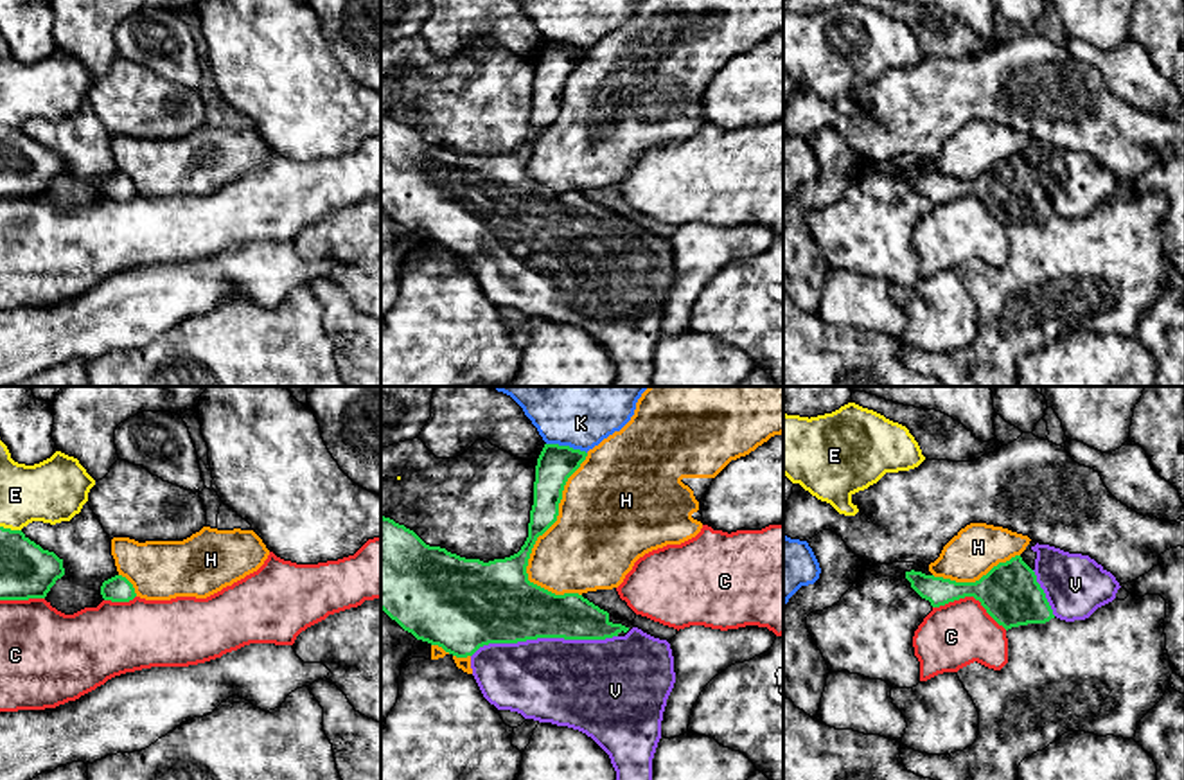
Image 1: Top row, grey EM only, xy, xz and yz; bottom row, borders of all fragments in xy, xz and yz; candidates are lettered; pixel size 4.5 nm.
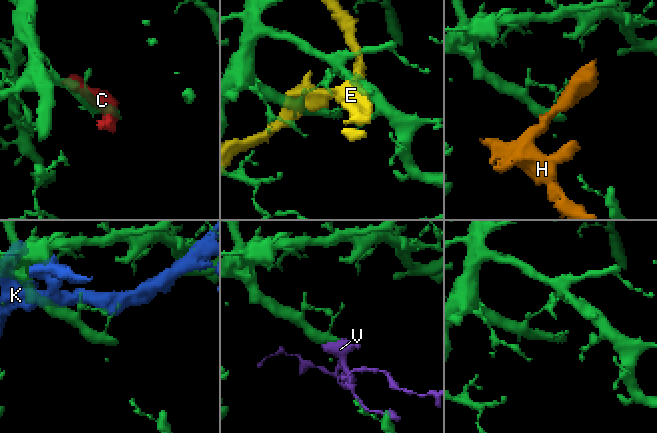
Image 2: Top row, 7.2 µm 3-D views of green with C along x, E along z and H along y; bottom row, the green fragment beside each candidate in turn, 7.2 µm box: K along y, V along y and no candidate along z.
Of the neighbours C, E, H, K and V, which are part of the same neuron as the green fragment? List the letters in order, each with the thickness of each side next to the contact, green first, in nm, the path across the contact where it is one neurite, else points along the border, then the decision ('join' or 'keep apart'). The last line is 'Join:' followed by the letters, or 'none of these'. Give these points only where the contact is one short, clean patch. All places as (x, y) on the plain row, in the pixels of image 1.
C: 260/300 nm | keep apart
E: 240/280 nm | keep apart
H: 150/420 nm | keep apart
K: 170/200 nm | keep apart
V: 360/380 nm | join
Join: V

